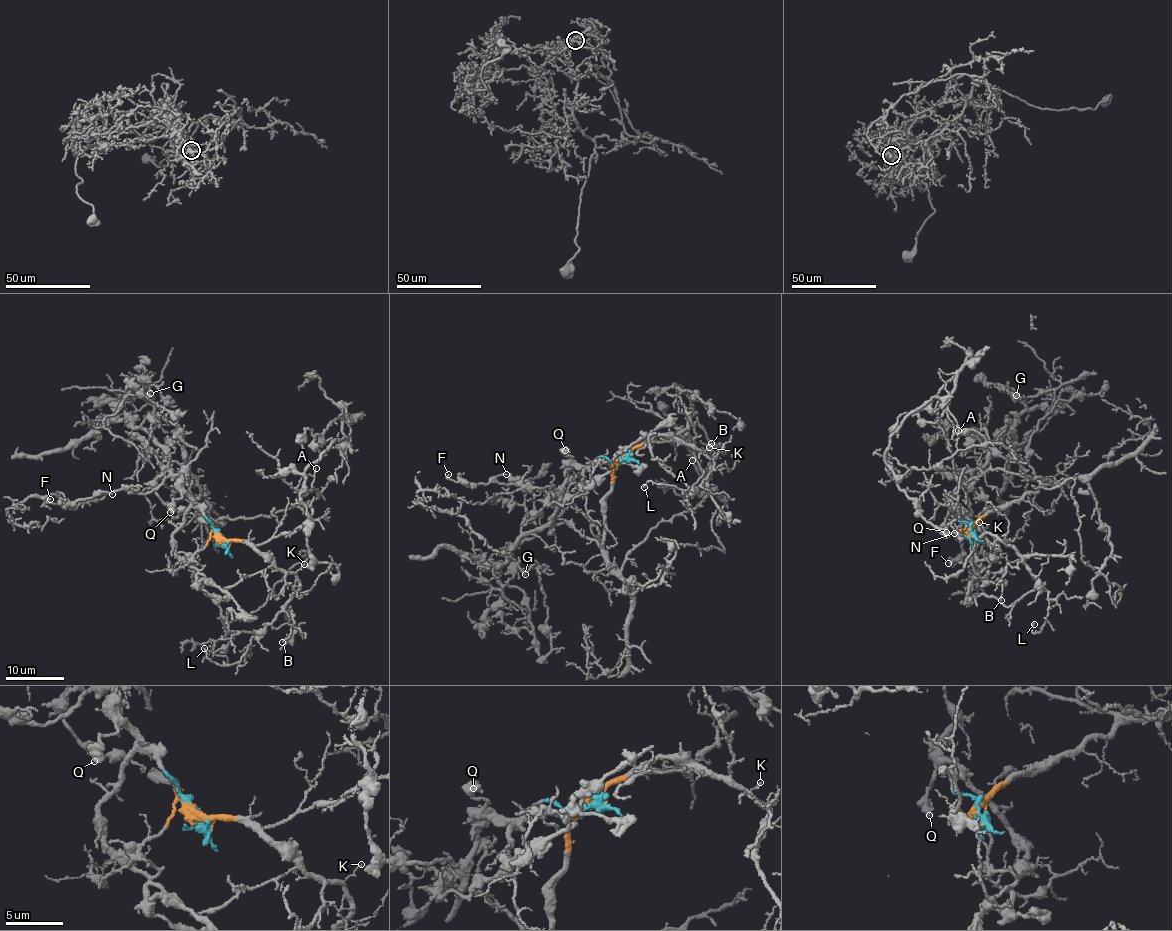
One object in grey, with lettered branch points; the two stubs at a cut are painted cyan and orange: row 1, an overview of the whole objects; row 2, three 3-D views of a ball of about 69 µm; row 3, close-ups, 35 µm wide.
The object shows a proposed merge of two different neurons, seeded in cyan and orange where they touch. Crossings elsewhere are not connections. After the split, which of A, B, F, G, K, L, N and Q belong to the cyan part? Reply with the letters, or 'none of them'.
F, G, N, Q

